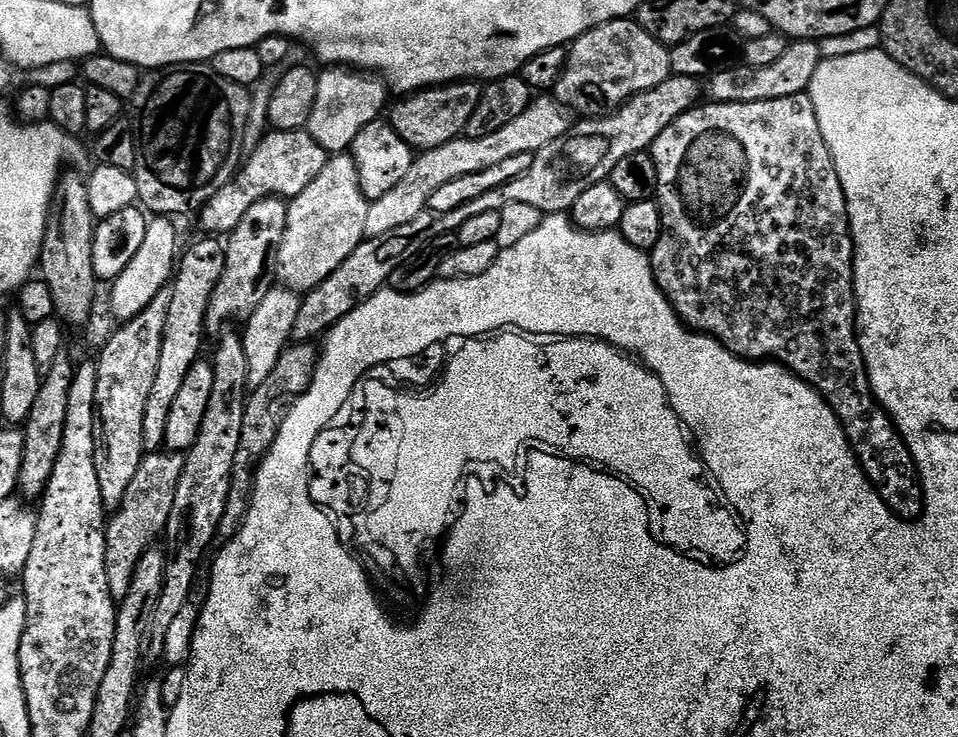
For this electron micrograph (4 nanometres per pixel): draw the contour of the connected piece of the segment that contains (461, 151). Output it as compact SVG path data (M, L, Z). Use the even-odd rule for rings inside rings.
M540 94L533 99L530 106L526 106L526 114L521 114L519 118L514 118L514 122L502 126L502 130L494 130L494 134L486 134L486 138L470 138L463 135L459 140L446 142L446 146L438 146L438 150L419 153L413 159L406 178L402 178L402 182L398 182L398 186L394 186L394 190L382 194L382 198L369 203L366 210L365 237L390 234L390 230L398 230L398 226L406 226L406 222L414 222L414 218L418 218L418 214L425 212L430 198L434 198L436 191L441 186L446 186L446 182L454 182L454 178L466 178L466 174L478 174L478 170L498 166L498 162L502 162L505 158L514 158L514 154L534 154L538 150L542 150L542 146L550 146L550 142L558 142L558 138L562 138L568 133L570 127L568 119L570 119L570 113L564 105L559 104L551 95Z

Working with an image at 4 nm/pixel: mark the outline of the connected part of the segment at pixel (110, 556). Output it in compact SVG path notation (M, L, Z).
M147 453L139 464L124 499L105 525L107 582L112 599L118 604L126 598L134 570L143 554L157 543L155 541L159 535L161 537L167 531L175 491L184 465L183 453Z

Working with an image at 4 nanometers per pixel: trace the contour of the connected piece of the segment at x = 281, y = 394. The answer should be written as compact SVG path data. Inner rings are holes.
M293 343L281 352L273 373L262 382L262 386L251 389L246 402L246 413L242 414L241 441L238 442L237 457L234 460L230 498L227 499L226 514L222 516L222 522L219 523L219 532L212 539L213 551L220 551L232 541L245 520L245 514L252 501L256 469L260 467L260 463L264 461L264 455L270 450L288 409L292 407L296 397L310 386L318 361L320 361L320 352L315 343Z

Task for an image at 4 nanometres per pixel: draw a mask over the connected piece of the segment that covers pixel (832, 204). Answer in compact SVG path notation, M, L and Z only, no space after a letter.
M803 92L794 94L790 98L774 98L766 102L701 103L686 114L682 114L682 118L674 118L674 122L670 122L670 126L666 126L662 134L658 134L650 151L654 158L654 166L658 170L658 186L654 199L659 204L662 214L662 238L658 238L658 246L654 246L650 253L652 273L656 285L672 303L673 310L692 331L715 336L716 341L723 348L730 350L740 359L775 362L816 389L834 410L840 423L844 425L850 446L860 459L860 469L876 487L876 493L880 495L882 502L886 502L886 506L897 520L909 522L919 520L924 513L924 487L920 484L920 472L916 468L906 442L900 436L896 425L892 423L891 416L872 395L872 384L868 381L868 367L864 365L862 358L860 337L856 334L858 301L852 281L852 232L848 229L848 203L830 150L822 138L822 130L818 126L818 114L814 110L811 96Z

